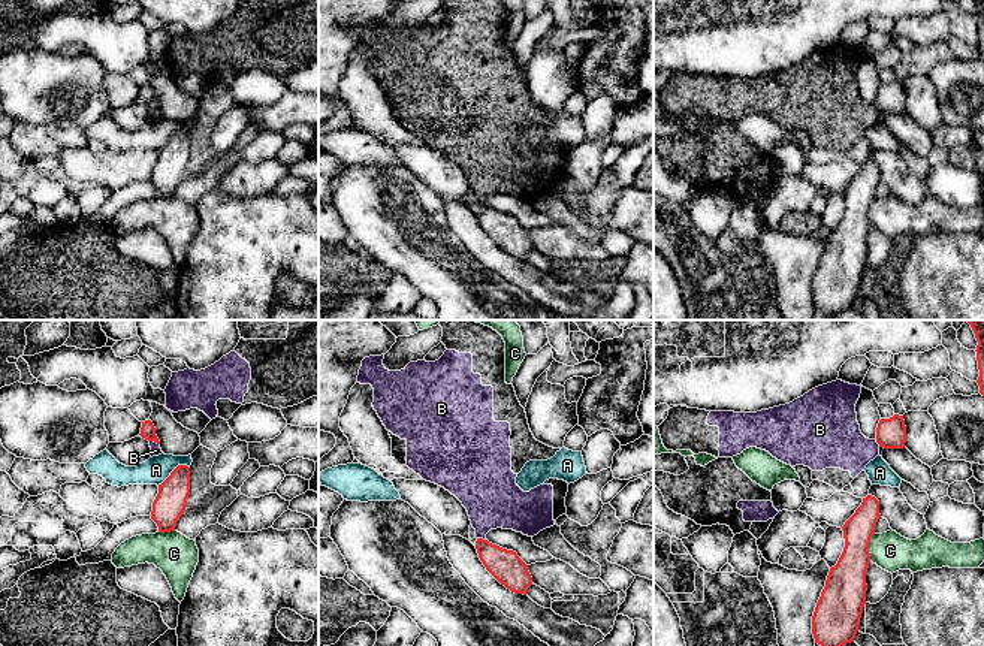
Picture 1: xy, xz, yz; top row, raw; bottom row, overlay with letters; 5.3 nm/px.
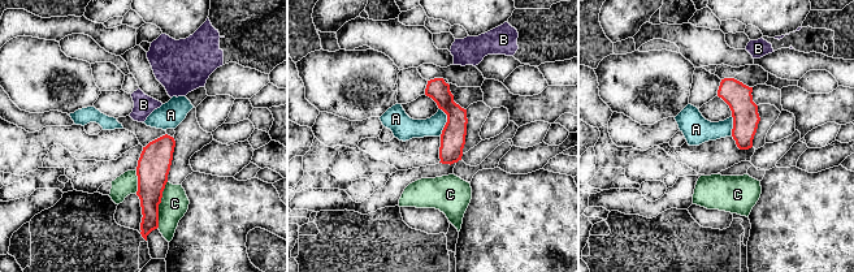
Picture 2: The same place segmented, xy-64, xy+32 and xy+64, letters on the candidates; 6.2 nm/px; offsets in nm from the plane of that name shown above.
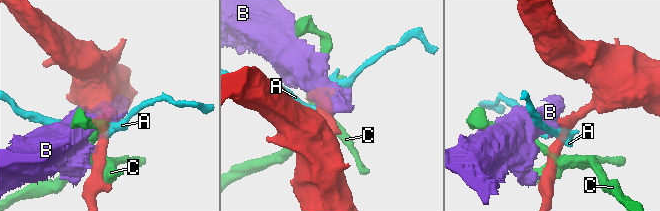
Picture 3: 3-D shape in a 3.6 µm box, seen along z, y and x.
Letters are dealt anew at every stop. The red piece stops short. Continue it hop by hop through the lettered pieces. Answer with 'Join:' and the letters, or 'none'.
Join: none

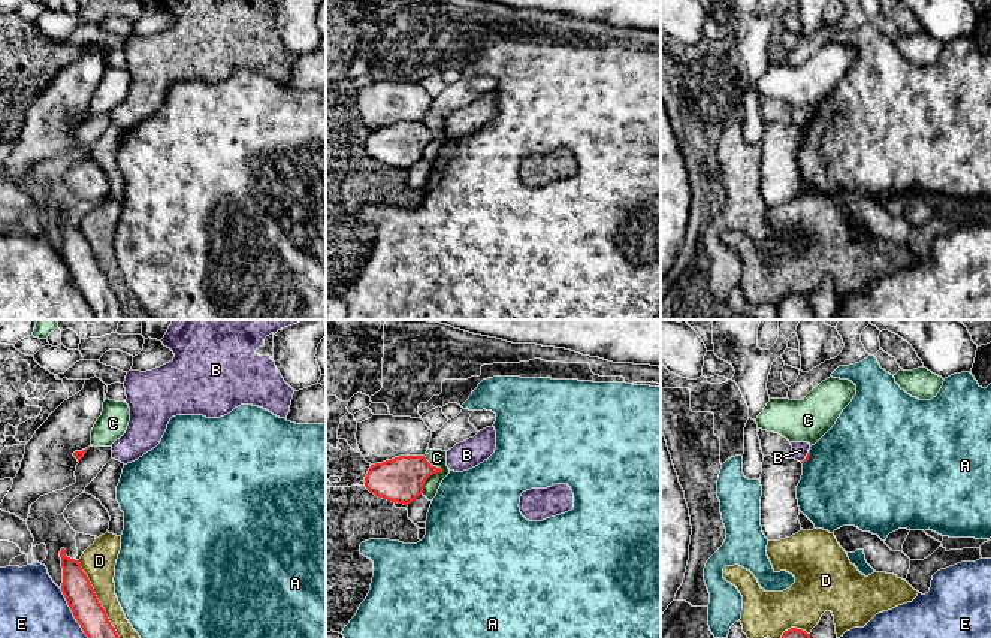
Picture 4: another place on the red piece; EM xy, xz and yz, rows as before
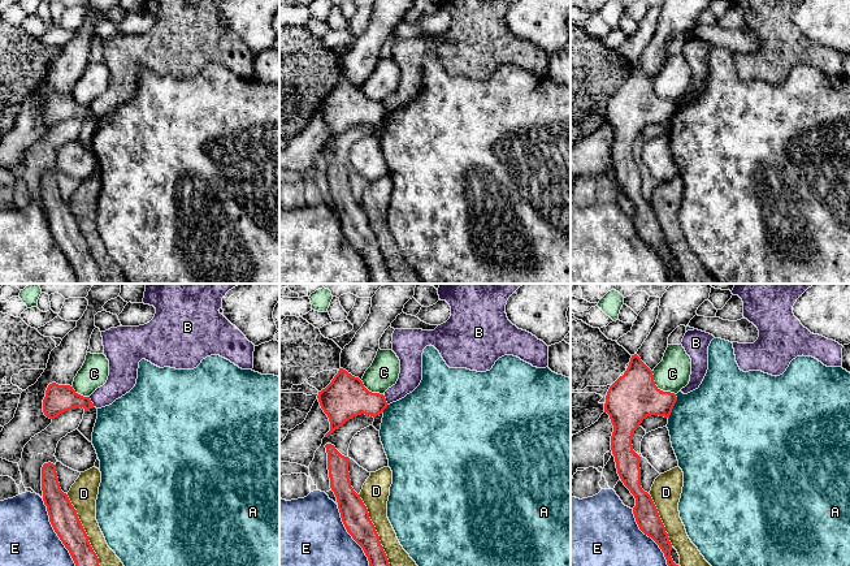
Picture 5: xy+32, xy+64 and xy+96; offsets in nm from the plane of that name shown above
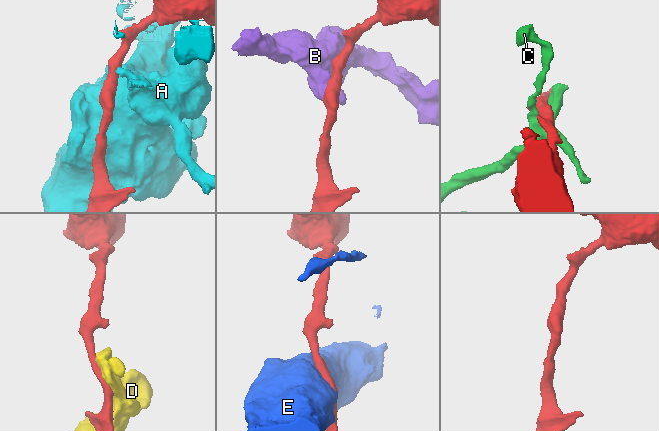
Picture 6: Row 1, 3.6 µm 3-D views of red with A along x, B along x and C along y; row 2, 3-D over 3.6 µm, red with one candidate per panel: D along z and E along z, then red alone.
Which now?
Join: none

